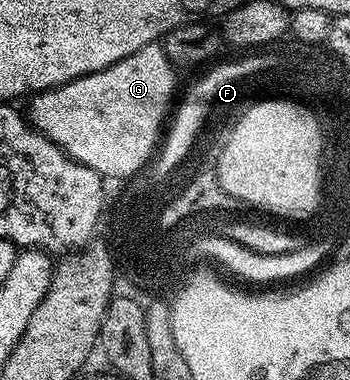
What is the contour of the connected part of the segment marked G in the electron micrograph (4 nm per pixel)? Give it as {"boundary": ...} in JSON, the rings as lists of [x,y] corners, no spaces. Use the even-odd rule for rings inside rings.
{"boundary":[[[161,44],[145,45],[140,47],[140,51],[120,59],[120,63],[112,63],[112,67],[104,71],[84,75],[55,89],[47,89],[45,93],[33,94],[28,101],[28,120],[49,141],[59,145],[72,160],[84,163],[84,167],[92,167],[92,171],[101,173],[103,178],[130,179],[150,160],[147,156],[150,145],[163,132],[162,120],[174,97],[174,73],[176,67],[168,59]]]}

